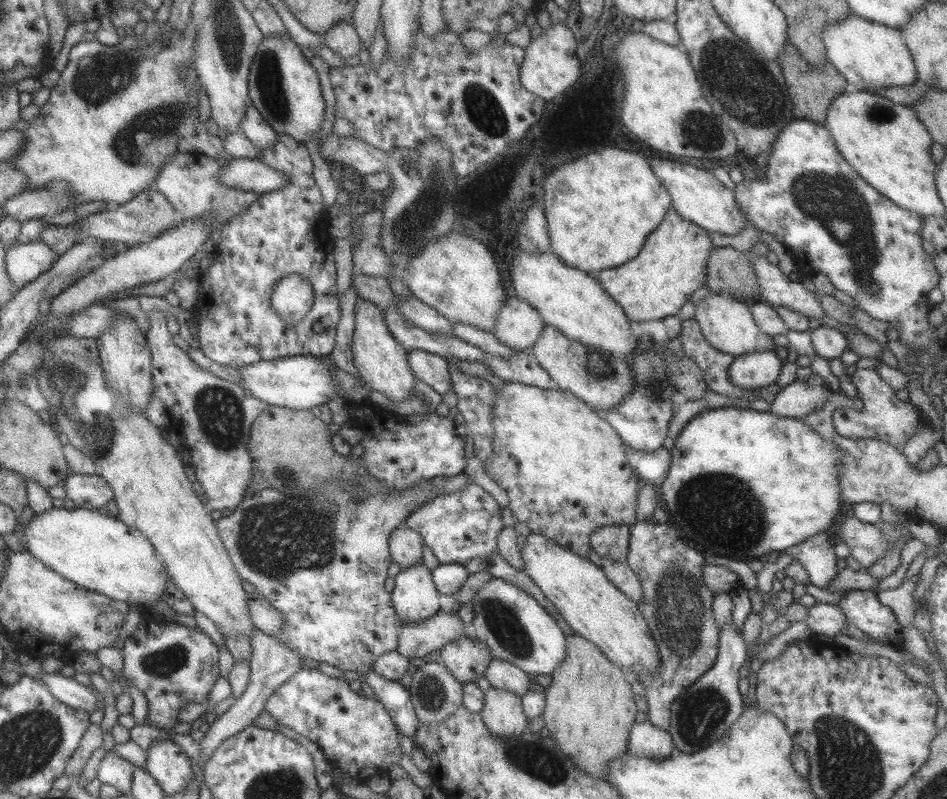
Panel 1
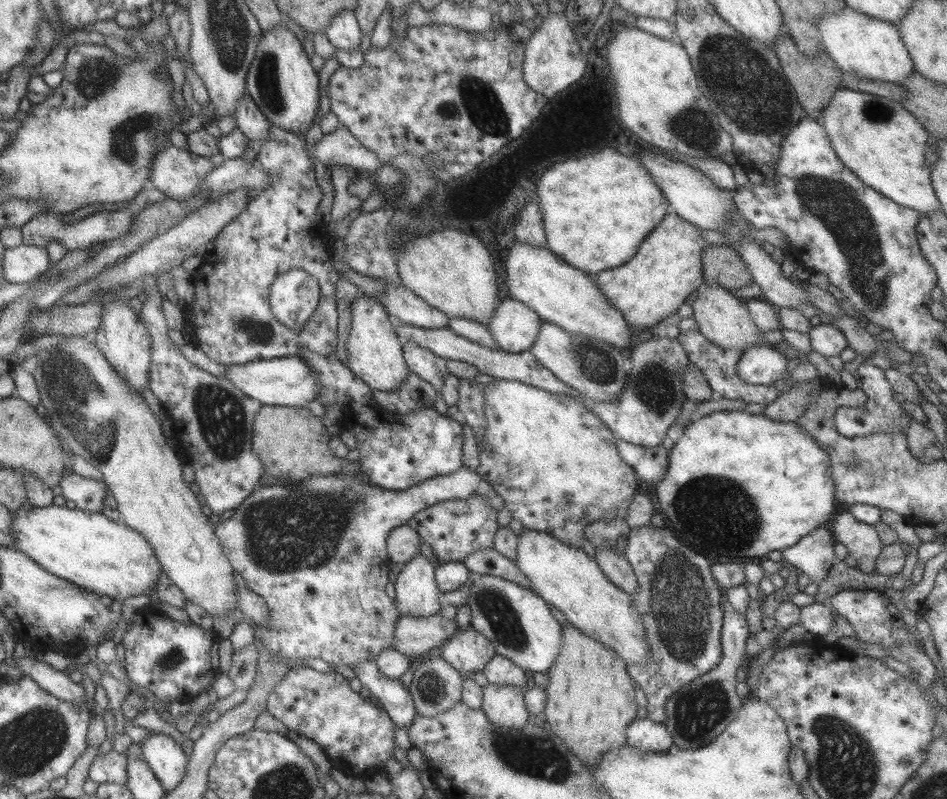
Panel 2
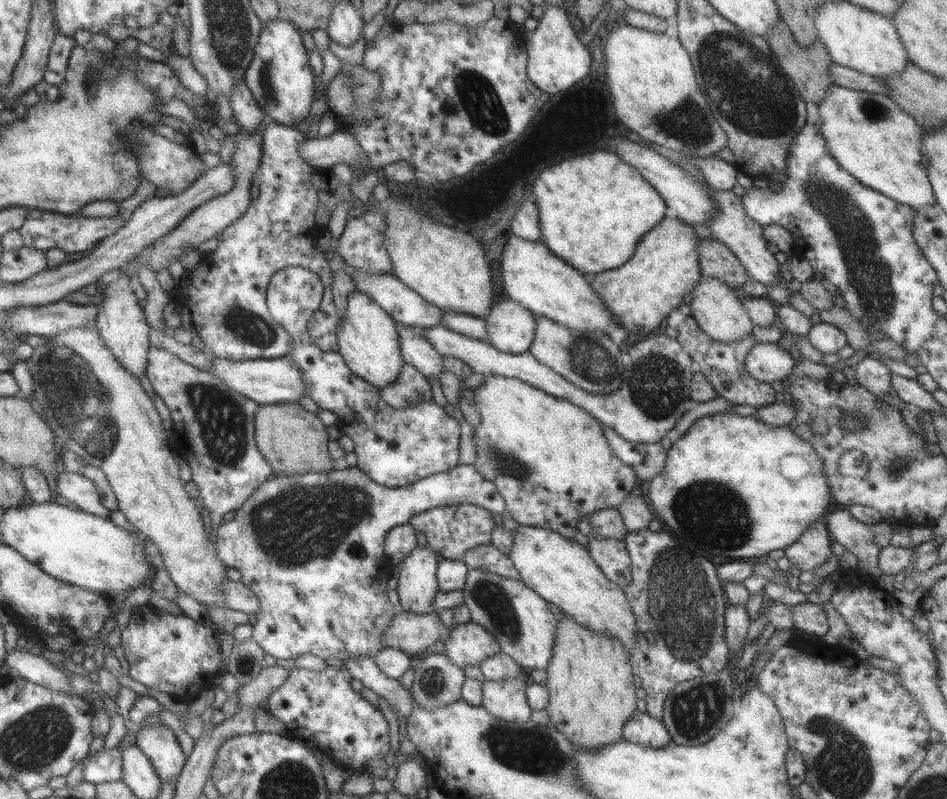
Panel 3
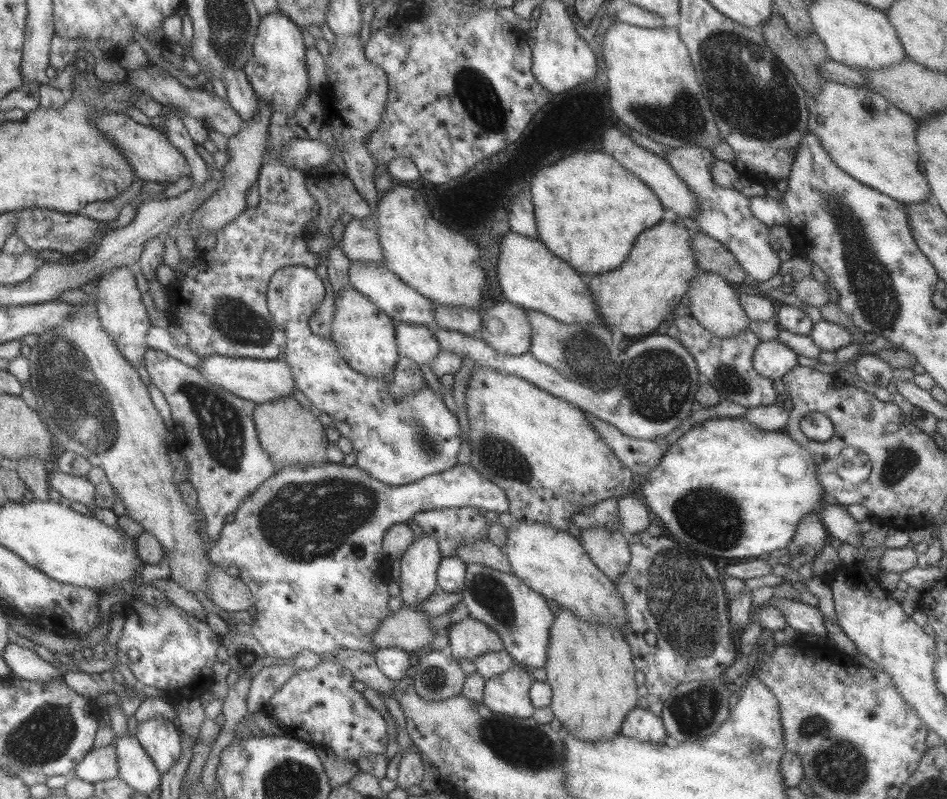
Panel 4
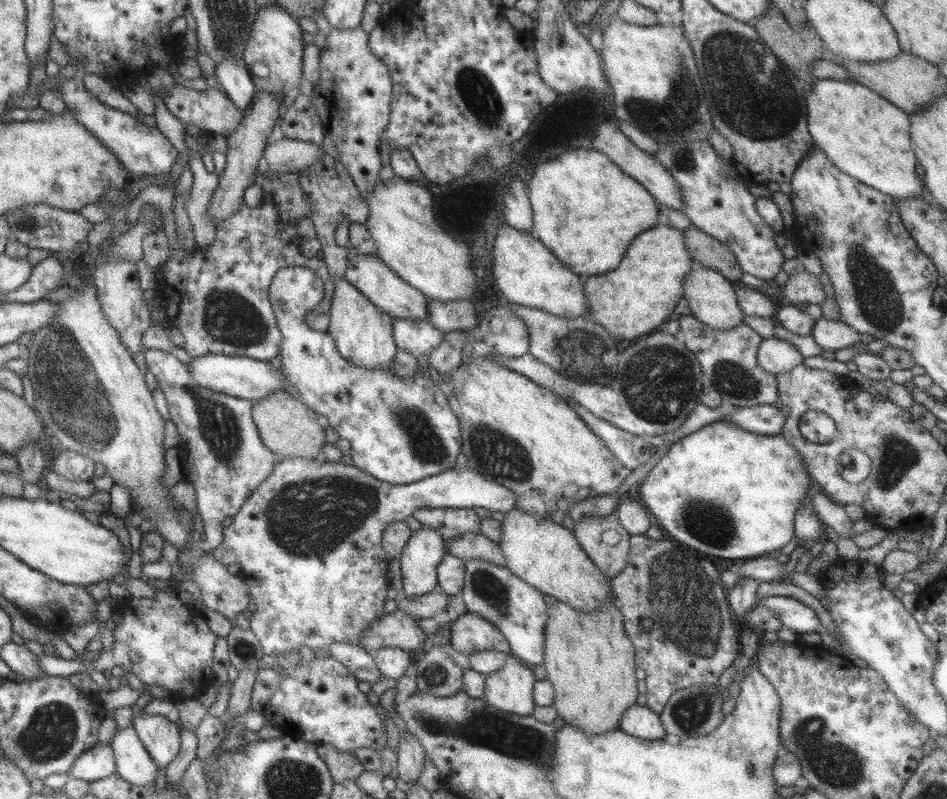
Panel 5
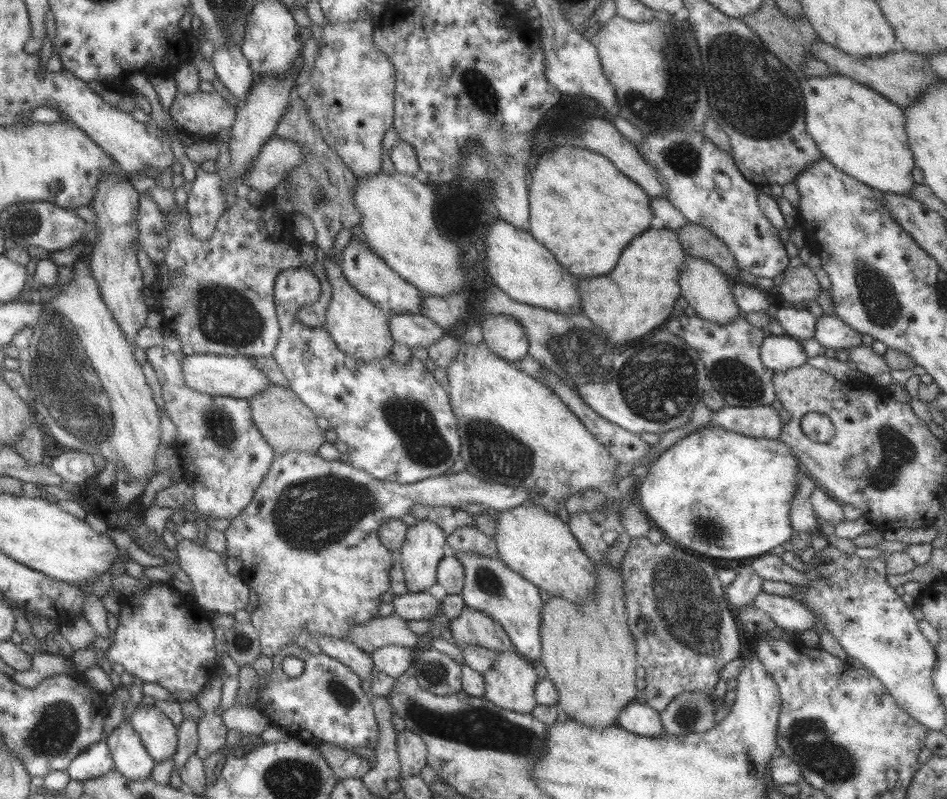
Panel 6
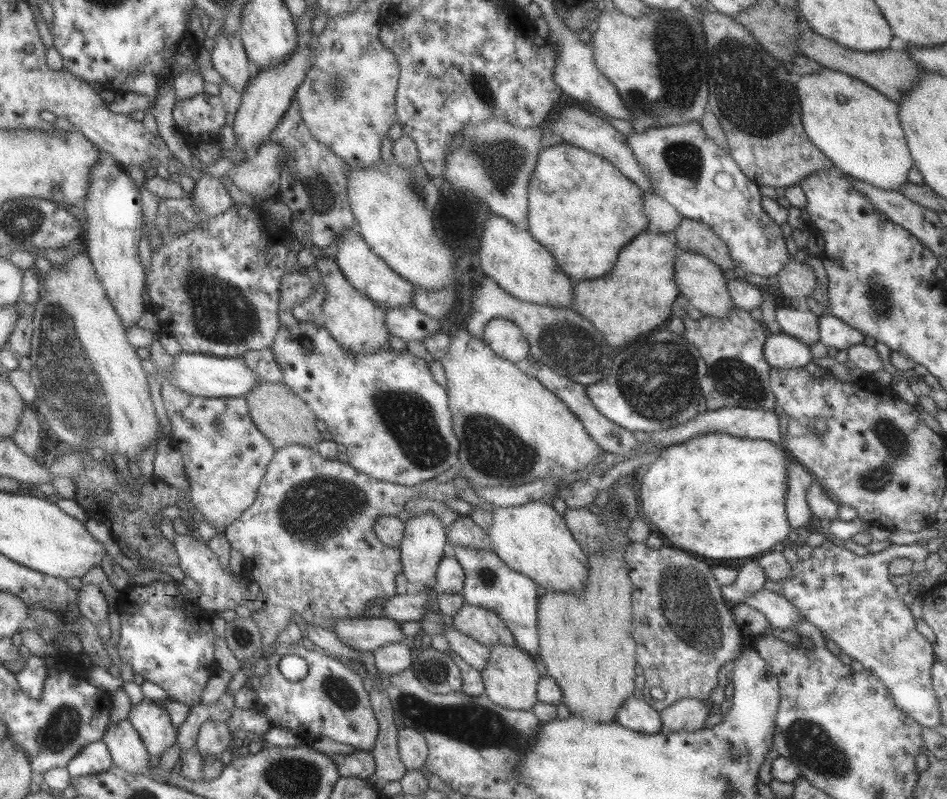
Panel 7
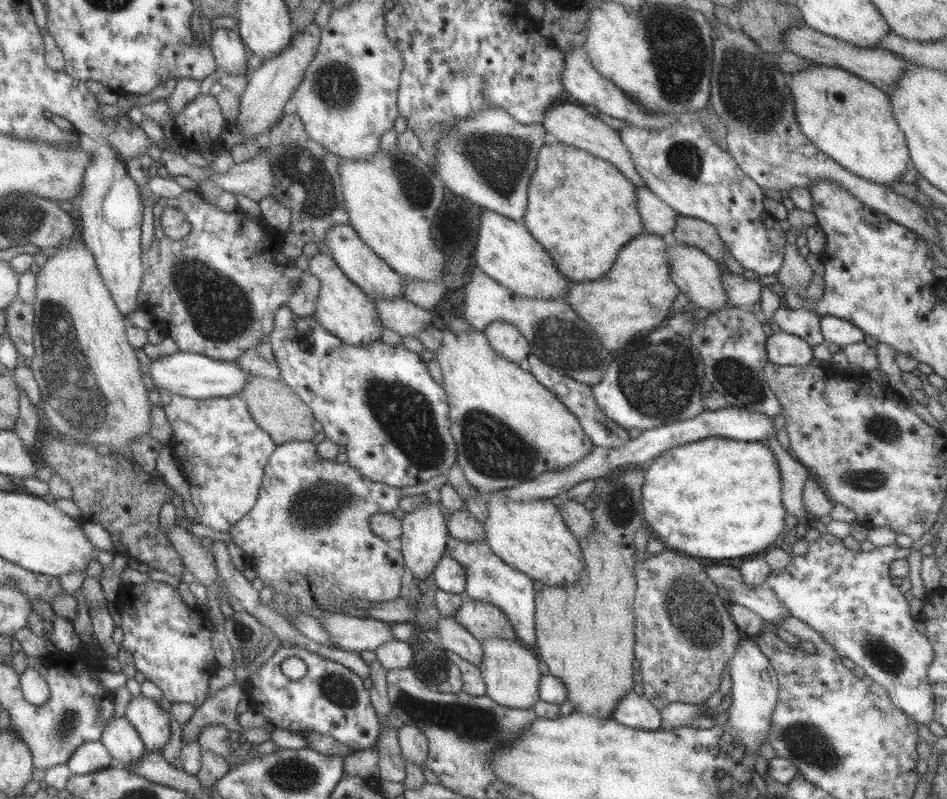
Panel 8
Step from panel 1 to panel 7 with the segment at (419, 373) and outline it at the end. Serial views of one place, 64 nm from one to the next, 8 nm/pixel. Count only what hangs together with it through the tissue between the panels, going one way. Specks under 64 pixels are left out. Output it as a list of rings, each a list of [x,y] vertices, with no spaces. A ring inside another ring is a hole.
[[[412,306],[384,308],[384,324],[389,335],[409,341],[425,340],[425,337],[437,333],[441,329],[439,322],[419,312]]]

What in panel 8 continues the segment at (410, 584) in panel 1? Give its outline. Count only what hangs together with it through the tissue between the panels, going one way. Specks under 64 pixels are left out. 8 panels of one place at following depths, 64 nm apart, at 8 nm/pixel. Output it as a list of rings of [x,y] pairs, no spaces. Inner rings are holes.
[[[438,500],[423,503],[421,507],[415,507],[412,512],[405,513],[403,520],[400,521],[402,528],[400,552],[403,557],[404,568],[411,571],[413,580],[425,578],[427,572],[433,570],[441,555],[444,554],[448,535],[446,520],[444,509]]]

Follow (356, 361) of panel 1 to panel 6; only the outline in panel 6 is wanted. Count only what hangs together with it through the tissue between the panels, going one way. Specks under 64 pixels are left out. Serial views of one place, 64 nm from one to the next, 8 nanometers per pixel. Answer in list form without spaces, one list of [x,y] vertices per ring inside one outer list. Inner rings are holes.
[[[324,256],[320,264],[325,270],[332,290],[329,303],[326,305],[323,327],[329,333],[331,340],[335,342],[337,349],[355,361],[373,361],[373,359],[381,359],[385,355],[391,356],[394,340],[389,332],[388,314],[355,291],[343,277],[340,266],[334,264],[330,258]]]

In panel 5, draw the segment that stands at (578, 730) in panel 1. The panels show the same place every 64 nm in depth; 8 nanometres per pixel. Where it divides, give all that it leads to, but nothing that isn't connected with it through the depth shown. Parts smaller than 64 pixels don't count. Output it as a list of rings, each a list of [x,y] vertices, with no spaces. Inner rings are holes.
[[[611,590],[611,599],[607,605],[601,605],[601,609],[597,611],[589,611],[589,613],[580,613],[577,609],[571,607],[571,605],[555,601],[552,605],[547,607],[547,623],[545,623],[545,629],[543,629],[543,636],[545,636],[545,644],[543,645],[543,663],[545,666],[545,672],[547,680],[553,685],[554,688],[554,698],[552,705],[555,707],[557,715],[565,720],[565,724],[571,724],[575,726],[580,732],[585,735],[593,734],[603,734],[604,732],[610,732],[611,730],[618,729],[618,723],[623,715],[623,712],[627,707],[630,707],[635,703],[635,698],[638,694],[637,689],[635,689],[636,679],[635,679],[635,651],[633,651],[633,643],[629,640],[629,637],[625,635],[625,629],[623,629],[623,619],[621,611],[619,610],[619,605],[616,597],[613,597],[613,591]]]

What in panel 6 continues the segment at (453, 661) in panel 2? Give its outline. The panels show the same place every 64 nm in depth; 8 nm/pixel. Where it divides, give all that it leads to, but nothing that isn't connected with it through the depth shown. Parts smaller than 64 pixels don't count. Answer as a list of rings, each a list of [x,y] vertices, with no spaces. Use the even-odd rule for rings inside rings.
[[[463,607],[457,617],[445,622],[450,628],[450,638],[455,646],[473,645],[491,650],[511,651],[511,641],[497,620],[485,613]]]

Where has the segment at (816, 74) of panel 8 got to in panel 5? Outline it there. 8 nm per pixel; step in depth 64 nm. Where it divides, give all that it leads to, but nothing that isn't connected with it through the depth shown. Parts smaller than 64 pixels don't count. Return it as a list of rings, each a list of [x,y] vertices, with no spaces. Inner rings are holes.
[[[813,79],[806,87],[807,128],[814,144],[829,158],[841,172],[859,182],[898,198],[921,198],[925,184],[915,173],[915,158],[911,134],[909,134],[909,114],[855,81],[835,79]]]

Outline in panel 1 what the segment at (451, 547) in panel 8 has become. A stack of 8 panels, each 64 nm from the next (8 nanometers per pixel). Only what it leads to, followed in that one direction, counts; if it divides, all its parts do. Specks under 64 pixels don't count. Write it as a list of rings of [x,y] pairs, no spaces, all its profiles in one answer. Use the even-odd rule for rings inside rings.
[[[493,577],[473,593],[470,602],[473,604],[471,633],[489,647],[493,659],[510,662],[533,678],[537,674],[553,673],[565,657],[567,640],[555,623],[555,619],[533,597],[529,596],[529,593],[523,592],[514,584],[505,582],[502,578]]]

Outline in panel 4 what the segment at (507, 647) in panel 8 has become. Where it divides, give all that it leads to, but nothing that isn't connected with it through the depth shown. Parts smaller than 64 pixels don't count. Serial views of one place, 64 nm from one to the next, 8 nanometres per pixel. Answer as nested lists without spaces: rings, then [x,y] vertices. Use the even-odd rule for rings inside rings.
[[[519,664],[484,681],[482,703],[489,711],[515,718],[532,717],[533,705],[529,700],[530,671]]]

